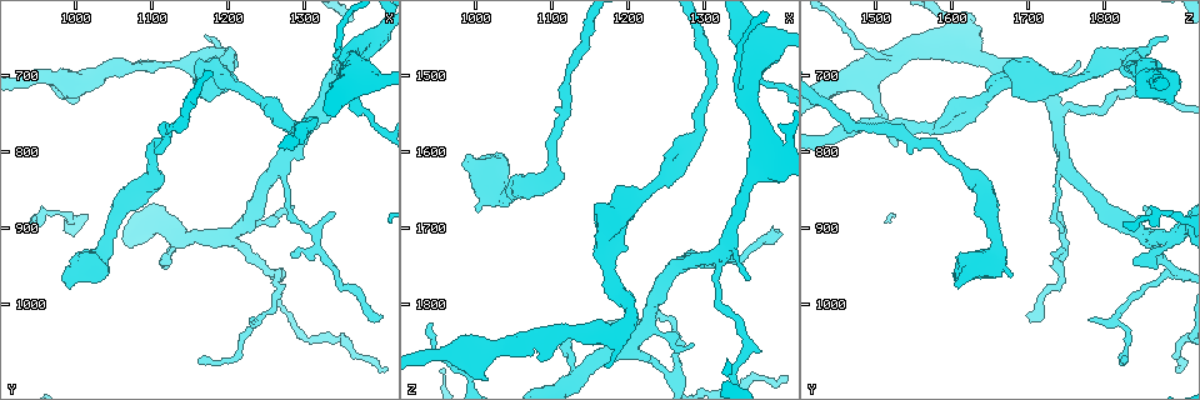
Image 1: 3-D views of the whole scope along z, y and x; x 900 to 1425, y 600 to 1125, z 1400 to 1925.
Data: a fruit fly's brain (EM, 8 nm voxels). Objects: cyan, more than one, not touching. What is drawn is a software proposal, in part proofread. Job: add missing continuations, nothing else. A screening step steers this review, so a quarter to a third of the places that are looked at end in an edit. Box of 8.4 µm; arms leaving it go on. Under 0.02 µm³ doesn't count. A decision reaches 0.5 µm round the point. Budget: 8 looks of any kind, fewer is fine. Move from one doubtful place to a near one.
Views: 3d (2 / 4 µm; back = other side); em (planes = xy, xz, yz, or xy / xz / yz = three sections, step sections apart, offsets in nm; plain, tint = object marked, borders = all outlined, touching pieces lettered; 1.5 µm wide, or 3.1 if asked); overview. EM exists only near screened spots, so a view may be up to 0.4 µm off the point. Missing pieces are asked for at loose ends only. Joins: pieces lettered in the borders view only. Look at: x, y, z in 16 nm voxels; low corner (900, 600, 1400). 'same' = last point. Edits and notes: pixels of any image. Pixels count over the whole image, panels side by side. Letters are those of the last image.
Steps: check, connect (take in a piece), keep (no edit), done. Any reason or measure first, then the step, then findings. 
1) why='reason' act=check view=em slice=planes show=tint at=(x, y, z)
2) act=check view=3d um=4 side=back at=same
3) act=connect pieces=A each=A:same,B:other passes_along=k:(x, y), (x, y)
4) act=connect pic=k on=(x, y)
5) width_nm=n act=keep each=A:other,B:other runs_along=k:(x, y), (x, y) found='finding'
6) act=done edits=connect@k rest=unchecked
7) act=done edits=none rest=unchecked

why='thin end' act=check view=3d um=2 at=(1360, 685, 1765)

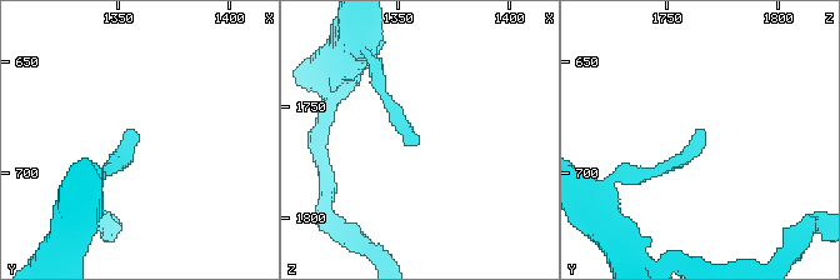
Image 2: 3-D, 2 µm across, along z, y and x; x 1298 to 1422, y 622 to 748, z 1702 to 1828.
why='now the EM' act=check view=em slice=yz step=4 show=tint at=(1358, 679, 1764)

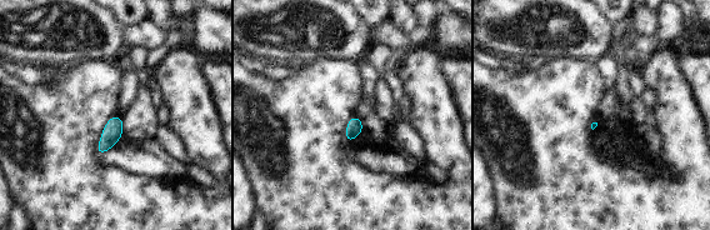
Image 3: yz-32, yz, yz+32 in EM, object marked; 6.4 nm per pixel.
why='cut it another way' act=check view=em slice=planes show=borders at=same

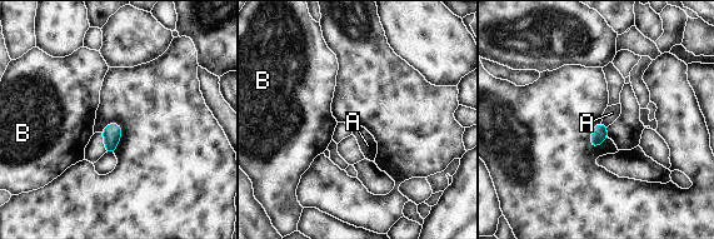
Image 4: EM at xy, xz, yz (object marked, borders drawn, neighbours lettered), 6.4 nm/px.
width_nm=100 act=keep each=A:other,B:other border=4:(600, 123), (607, 127) found='none of them fits'

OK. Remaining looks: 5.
why='an open end' act=check view=em slice=planes show=borders at=(1170, 645, 1880)

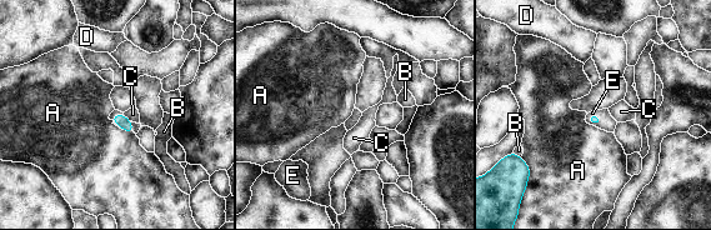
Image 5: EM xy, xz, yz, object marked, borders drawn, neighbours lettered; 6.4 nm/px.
longest_contact=E:120nm act=connect pieces=E each=A:other,B:other,C:other,D:other,E:same passes_along=5:(594, 119), (594, 123), (609, 124) found='the cell continues'

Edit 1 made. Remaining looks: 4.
why='redraw' act=check view=overview

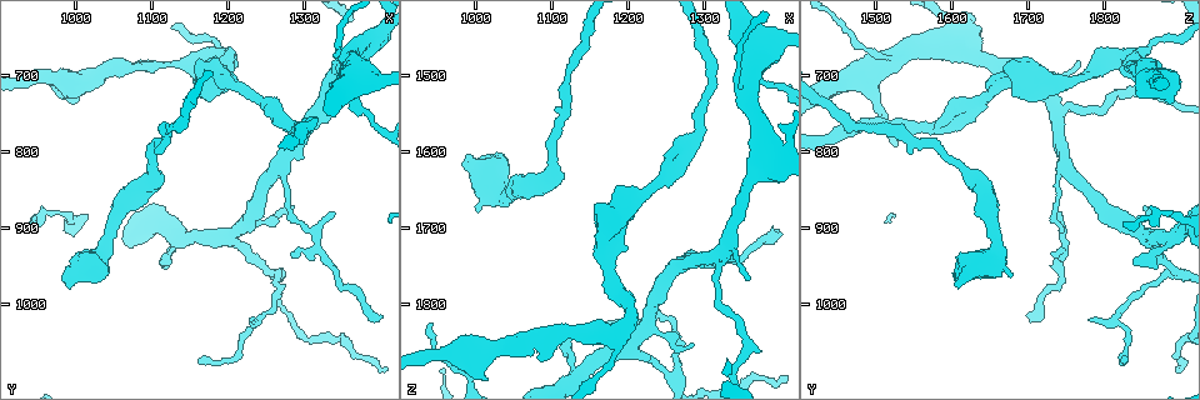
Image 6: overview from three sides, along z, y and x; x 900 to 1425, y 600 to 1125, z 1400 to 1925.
act=check view=em slice=planes show=borders at=(1155, 1075, 1825)

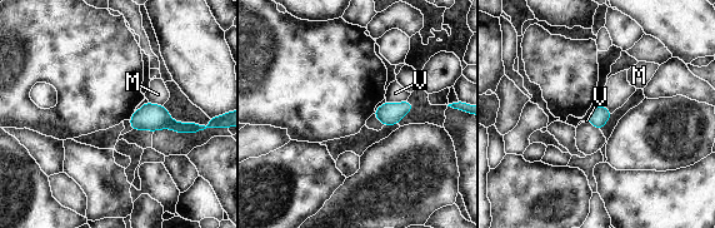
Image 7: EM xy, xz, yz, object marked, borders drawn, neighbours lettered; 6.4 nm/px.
act=keep each=M:other,V:other border=7:(406, 99), (403, 102), (386, 102) found='no lettered piece goes on from it'

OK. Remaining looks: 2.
act=done edits=connect@5 rest=unchecked

